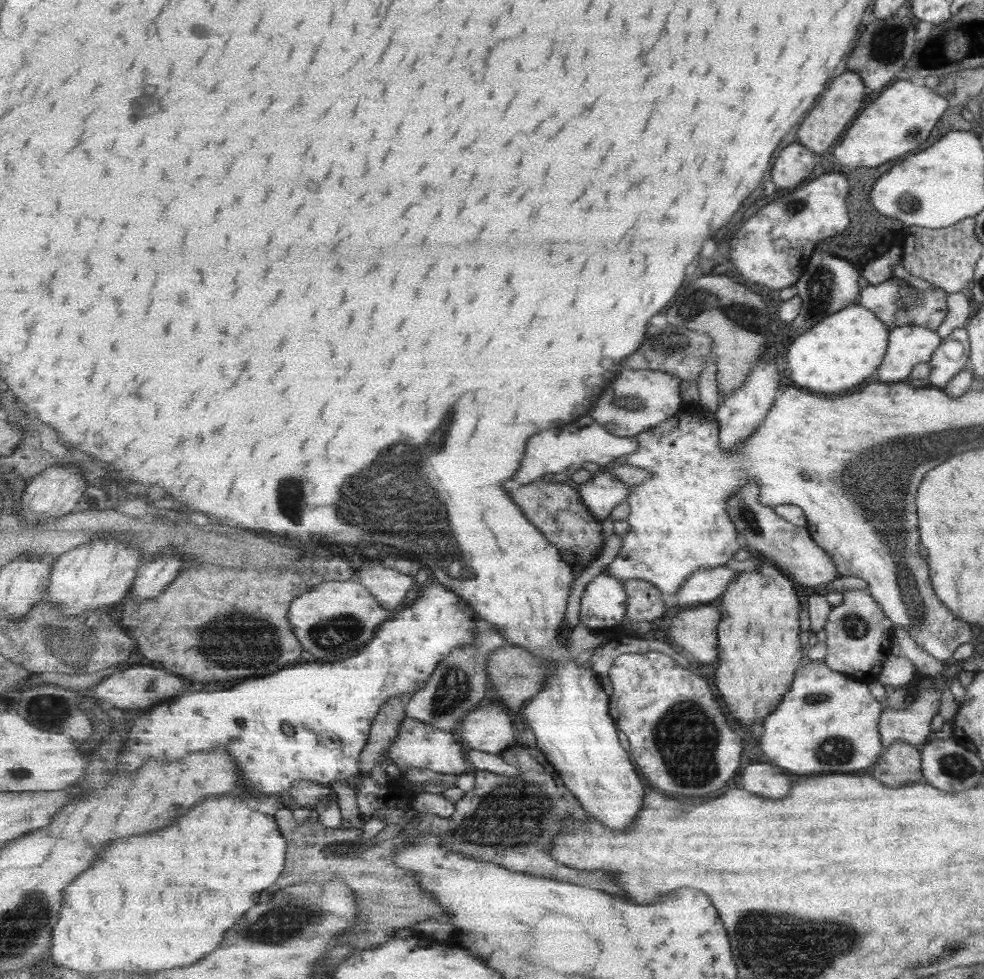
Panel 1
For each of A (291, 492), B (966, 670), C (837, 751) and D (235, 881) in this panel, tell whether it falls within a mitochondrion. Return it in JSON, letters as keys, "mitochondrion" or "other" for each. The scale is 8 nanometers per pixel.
{"A":"mitochondrion","B":"other","C":"mitochondrion","D":"other"}

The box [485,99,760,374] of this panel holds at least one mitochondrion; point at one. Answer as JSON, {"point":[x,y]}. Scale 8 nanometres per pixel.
{"point":[696,303]}

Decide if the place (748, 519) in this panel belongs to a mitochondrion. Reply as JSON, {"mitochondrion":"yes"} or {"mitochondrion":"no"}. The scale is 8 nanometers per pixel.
{"mitochondrion":"yes"}

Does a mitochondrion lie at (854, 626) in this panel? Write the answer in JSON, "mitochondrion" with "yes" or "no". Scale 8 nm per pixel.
{"mitochondrion":"yes"}

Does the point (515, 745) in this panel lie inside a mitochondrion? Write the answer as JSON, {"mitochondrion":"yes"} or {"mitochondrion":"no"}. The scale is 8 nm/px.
{"mitochondrion":"no"}

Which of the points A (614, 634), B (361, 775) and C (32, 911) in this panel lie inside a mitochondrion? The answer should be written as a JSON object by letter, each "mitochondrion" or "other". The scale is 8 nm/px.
{"A":"other","B":"other","C":"mitochondrion"}

